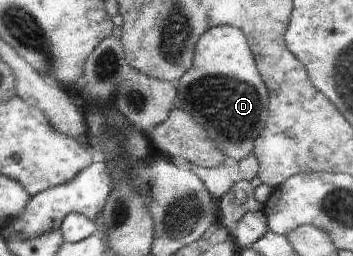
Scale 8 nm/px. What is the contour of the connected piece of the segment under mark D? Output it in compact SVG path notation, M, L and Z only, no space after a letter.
M228 25L208 29L206 35L202 35L198 39L198 47L196 47L193 55L192 67L175 84L177 97L180 98L176 107L193 114L193 117L208 130L209 136L222 148L226 157L240 161L240 159L250 155L252 147L256 147L256 145L252 145L252 143L256 143L254 139L260 137L260 133L266 125L268 91L266 91L266 85L262 83L258 71L256 71L252 53L246 45L246 37L242 35L240 29L228 27Z

